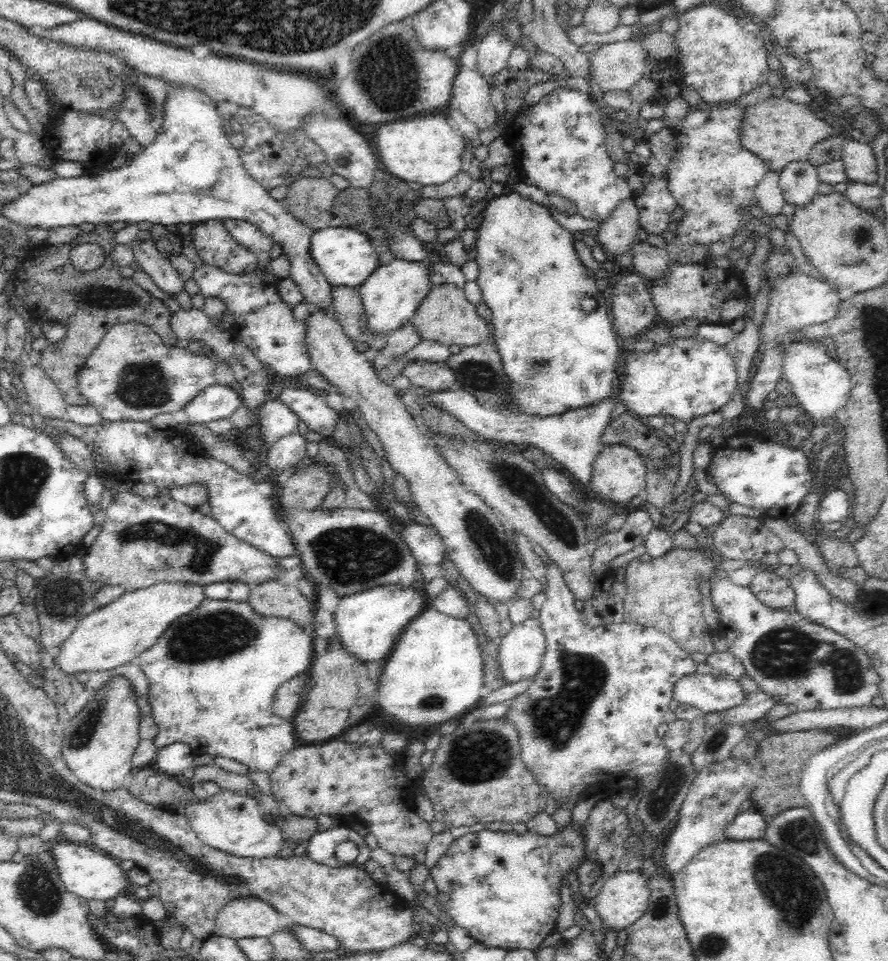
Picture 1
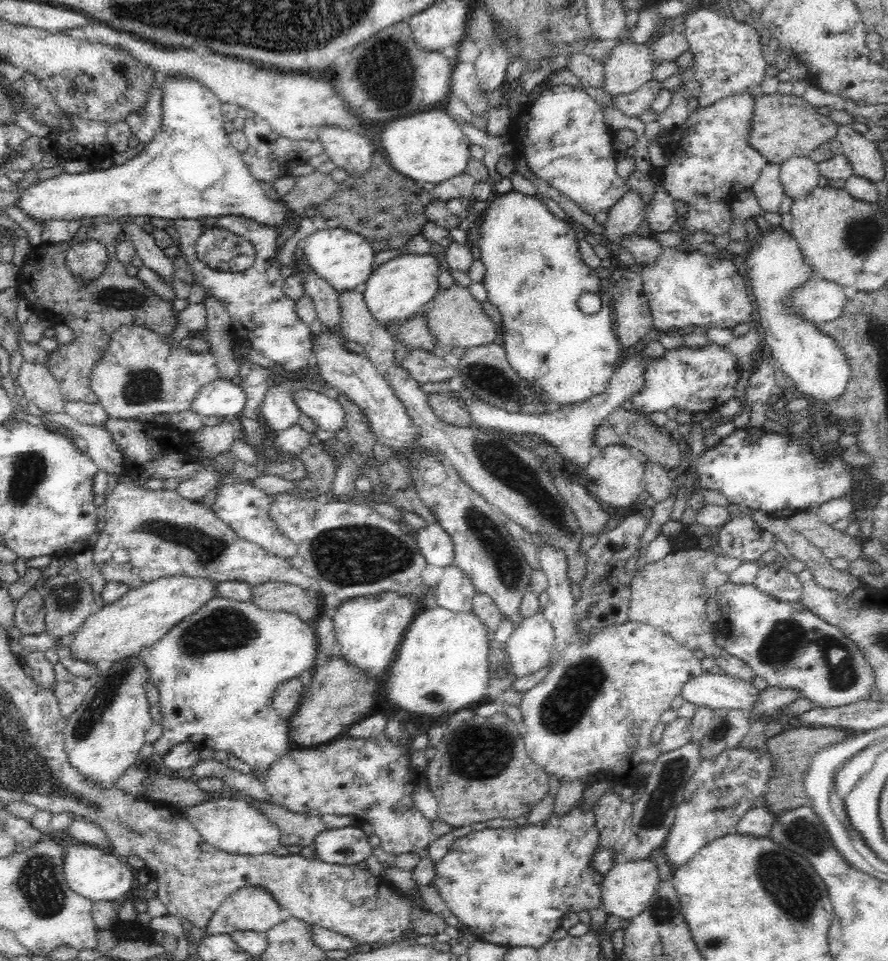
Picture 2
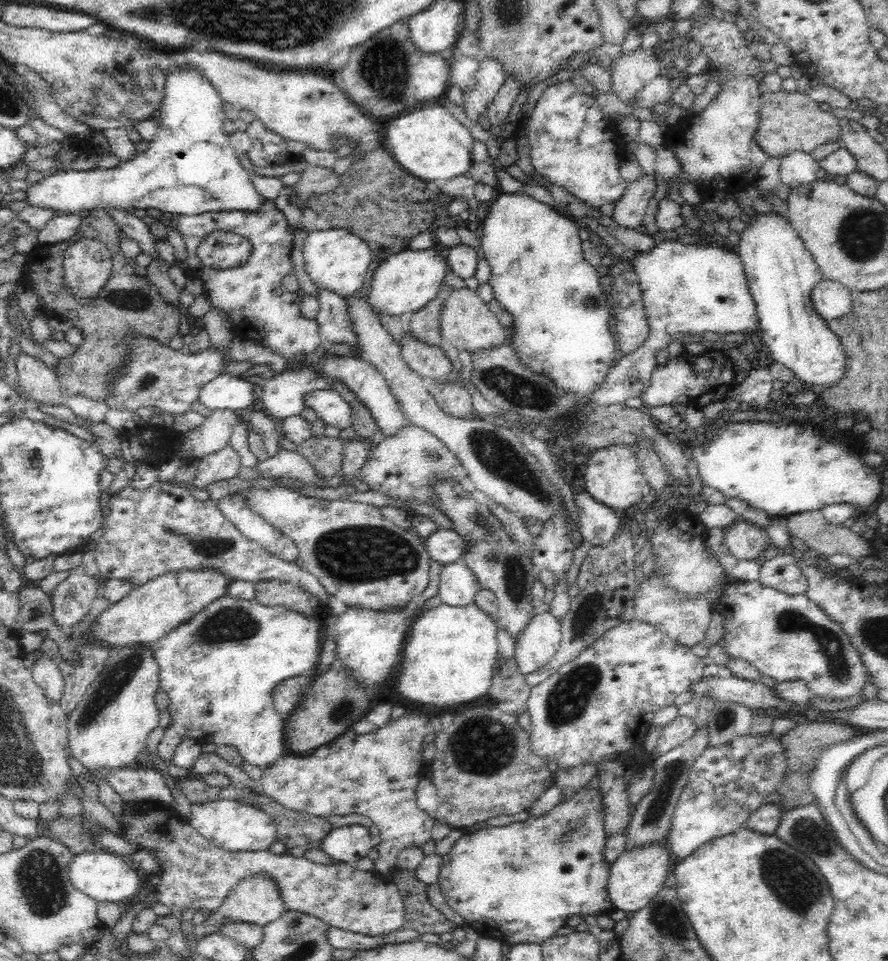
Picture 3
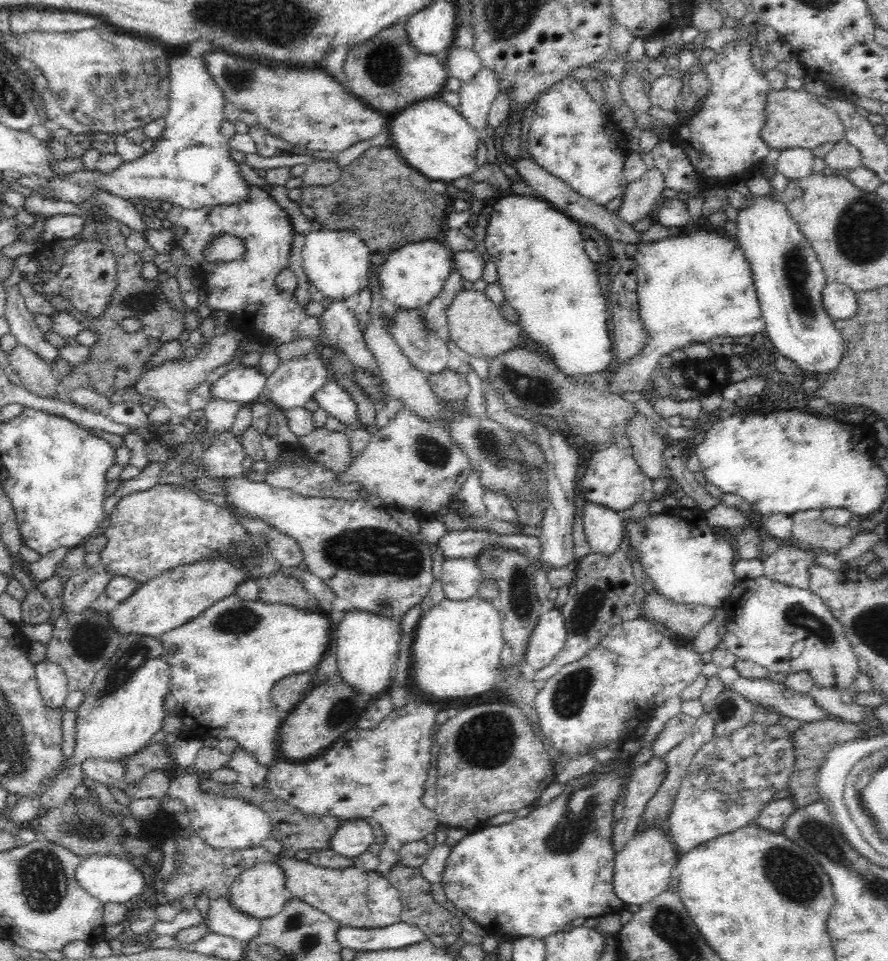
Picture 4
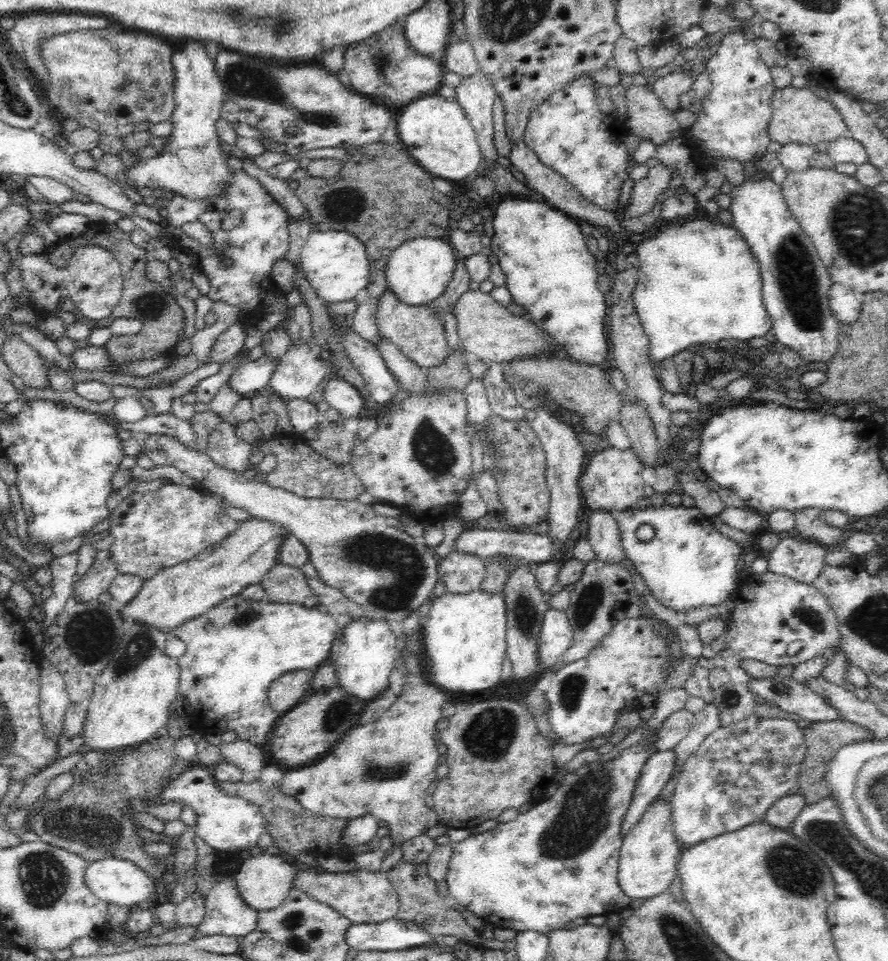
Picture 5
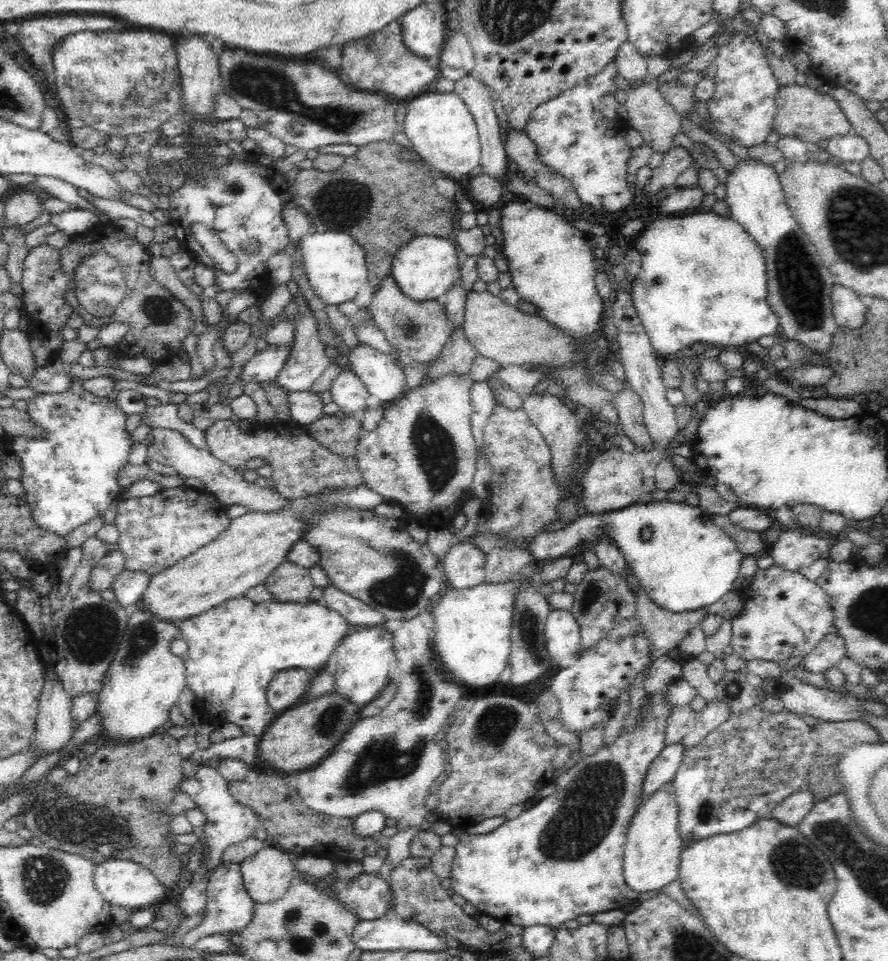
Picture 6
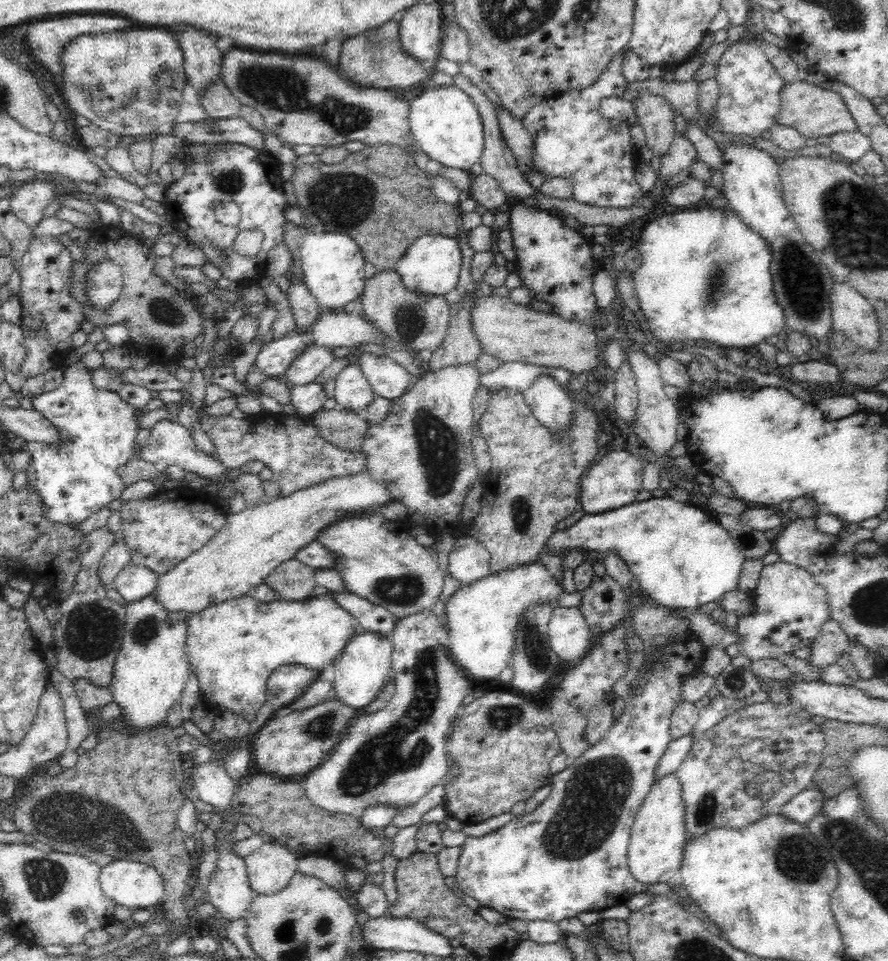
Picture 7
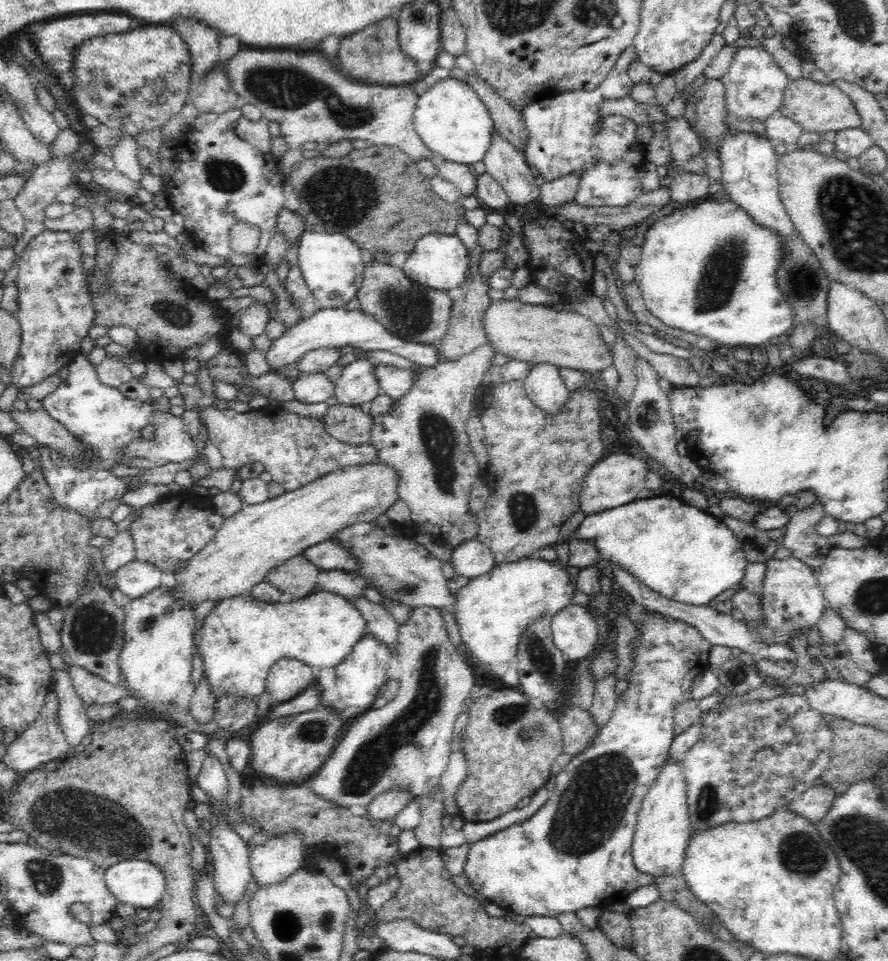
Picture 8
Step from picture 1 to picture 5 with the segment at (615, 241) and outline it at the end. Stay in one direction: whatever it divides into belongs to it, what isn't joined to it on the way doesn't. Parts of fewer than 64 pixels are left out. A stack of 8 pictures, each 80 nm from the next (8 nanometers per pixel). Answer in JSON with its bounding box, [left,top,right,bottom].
[624,164,674,218]

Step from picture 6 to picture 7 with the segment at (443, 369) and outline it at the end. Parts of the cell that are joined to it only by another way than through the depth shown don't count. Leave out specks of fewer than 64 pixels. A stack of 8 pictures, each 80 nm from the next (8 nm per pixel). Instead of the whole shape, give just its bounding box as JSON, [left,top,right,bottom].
[429,288,483,370]

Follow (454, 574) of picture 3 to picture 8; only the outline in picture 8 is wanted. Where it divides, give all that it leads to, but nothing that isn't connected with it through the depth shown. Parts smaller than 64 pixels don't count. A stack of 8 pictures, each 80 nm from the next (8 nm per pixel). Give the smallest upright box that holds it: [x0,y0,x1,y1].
[451,539,495,579]

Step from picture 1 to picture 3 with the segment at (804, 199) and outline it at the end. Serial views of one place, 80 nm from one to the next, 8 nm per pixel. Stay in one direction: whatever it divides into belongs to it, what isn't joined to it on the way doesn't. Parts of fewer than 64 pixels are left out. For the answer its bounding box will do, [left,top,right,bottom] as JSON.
[780,152,819,188]

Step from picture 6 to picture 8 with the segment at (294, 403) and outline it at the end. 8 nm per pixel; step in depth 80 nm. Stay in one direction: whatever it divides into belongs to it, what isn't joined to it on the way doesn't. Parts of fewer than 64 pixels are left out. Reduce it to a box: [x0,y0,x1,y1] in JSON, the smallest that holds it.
[293,372,335,404]

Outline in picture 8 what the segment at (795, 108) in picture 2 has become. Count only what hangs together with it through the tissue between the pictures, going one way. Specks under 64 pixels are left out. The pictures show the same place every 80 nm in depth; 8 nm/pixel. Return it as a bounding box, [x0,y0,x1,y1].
[778,77,862,134]

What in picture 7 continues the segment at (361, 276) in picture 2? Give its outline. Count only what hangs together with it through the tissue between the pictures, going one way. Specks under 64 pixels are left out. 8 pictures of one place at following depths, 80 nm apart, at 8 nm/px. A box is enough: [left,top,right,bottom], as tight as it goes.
[297,231,366,309]

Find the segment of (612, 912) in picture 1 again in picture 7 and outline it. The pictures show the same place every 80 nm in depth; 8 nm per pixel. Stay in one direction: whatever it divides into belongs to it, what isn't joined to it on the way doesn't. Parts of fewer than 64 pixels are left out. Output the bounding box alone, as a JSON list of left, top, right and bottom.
[627,772,689,884]

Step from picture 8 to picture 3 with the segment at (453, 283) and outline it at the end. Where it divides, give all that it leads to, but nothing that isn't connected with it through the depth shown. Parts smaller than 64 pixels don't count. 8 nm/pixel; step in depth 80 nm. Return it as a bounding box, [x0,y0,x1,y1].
[367,242,450,316]

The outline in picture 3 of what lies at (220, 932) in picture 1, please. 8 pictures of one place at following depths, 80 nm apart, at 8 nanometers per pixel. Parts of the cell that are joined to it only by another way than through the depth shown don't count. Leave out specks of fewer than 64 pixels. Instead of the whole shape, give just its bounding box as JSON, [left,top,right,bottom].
[193,872,286,940]

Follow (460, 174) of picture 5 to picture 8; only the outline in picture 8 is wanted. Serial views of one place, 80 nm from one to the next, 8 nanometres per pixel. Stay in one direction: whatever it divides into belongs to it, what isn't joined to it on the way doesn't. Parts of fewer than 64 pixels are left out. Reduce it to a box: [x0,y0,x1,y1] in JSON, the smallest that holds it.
[413,78,496,166]

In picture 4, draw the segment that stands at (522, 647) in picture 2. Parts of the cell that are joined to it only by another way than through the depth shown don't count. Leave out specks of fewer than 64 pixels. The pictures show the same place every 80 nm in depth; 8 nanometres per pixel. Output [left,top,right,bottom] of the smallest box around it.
[524,609,566,671]

